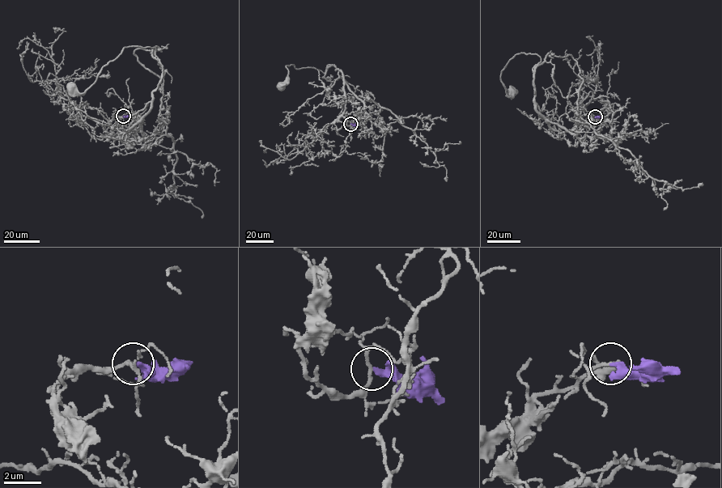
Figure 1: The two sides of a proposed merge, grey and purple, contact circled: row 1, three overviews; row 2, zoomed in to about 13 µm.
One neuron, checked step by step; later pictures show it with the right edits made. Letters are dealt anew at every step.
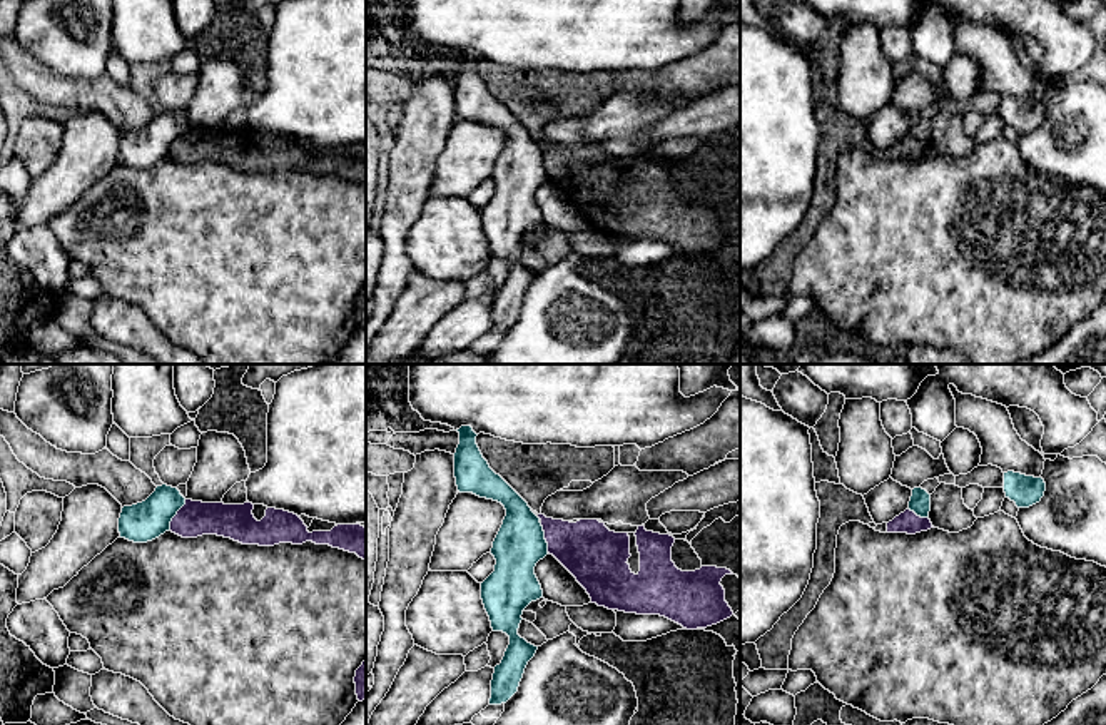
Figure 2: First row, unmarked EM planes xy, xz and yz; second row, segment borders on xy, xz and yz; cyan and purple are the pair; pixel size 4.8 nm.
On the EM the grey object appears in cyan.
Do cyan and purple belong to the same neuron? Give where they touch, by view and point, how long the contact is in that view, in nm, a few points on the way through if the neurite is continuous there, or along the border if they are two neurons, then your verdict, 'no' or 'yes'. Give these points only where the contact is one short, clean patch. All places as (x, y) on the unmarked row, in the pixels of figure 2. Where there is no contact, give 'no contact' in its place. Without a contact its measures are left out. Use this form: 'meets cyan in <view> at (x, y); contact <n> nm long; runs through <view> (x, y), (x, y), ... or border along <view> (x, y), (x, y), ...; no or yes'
meets cyan in xy at (176, 139); contact 170 nm long; border along xy (186, 126), (169, 154); no

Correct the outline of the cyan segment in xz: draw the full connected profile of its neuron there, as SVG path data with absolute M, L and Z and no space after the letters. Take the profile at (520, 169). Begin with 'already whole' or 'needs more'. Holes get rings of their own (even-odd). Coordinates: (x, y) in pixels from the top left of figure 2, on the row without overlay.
already whole | M461 52L454 79L454 104L459 119L498 127L506 142L493 167L495 197L481 209L481 226L493 257L510 262L510 271L491 306L490 331L506 329L520 312L528 287L538 272L518 261L523 236L543 224L535 192L548 180L540 144L528 129L483 84L476 58Z

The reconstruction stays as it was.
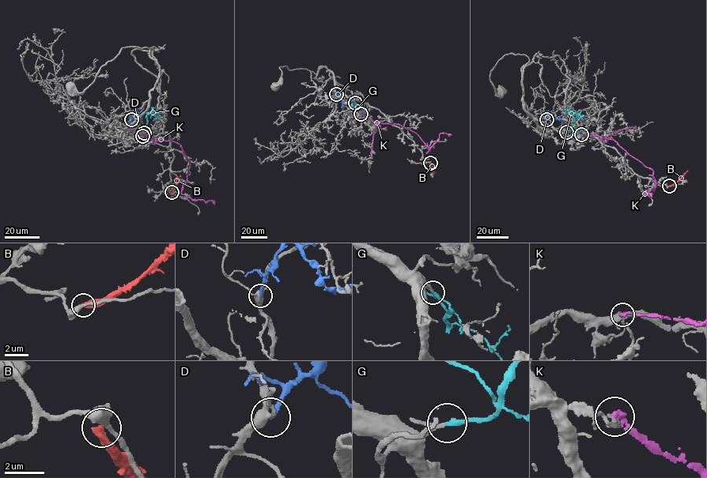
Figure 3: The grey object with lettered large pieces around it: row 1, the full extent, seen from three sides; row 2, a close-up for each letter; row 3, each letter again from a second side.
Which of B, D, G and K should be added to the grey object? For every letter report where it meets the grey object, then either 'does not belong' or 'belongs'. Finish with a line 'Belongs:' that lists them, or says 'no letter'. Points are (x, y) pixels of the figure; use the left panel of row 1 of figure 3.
B: meets grey at (172, 192); does not belong
D: meets grey at (131, 119); does not belong
G: meets grey at (144, 133); belongs
K: meets grey at (142, 136); does not belong
Belongs: G

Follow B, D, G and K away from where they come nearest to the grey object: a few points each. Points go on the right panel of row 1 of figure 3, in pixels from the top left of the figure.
B: (669, 186), (687, 171)
D: (546, 119), (550, 112), (565, 124)
G: (566, 132), (569, 131), (575, 124), (571, 113), (579, 114), (583, 120)
K: (581, 134), (614, 140), (627, 153), (652, 169), (655, 185), (649, 193), (643, 193), (652, 197)

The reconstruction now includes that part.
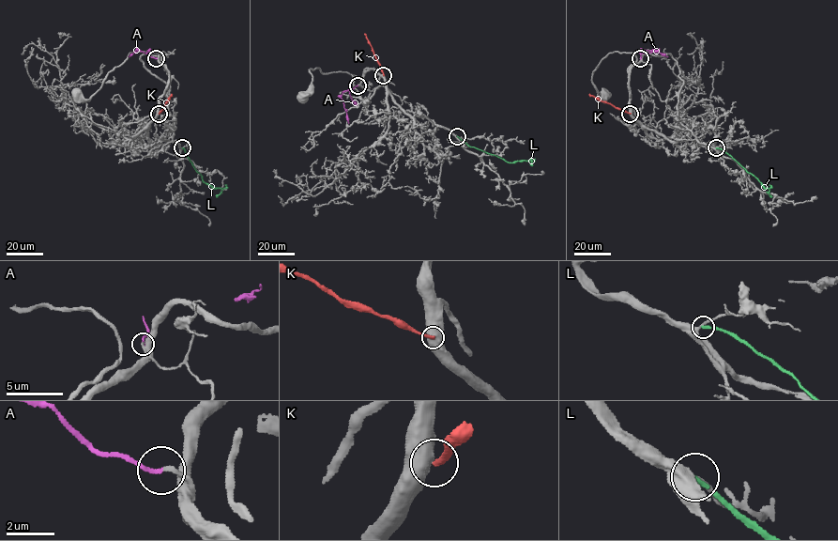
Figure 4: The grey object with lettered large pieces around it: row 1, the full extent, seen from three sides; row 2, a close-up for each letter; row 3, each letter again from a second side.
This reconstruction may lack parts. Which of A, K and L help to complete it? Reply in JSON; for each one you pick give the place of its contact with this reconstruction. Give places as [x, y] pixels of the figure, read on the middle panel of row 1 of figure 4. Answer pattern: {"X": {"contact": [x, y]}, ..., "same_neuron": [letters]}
{"A": {"contact": [358, 85]}, "same_neuron": ["A"]}

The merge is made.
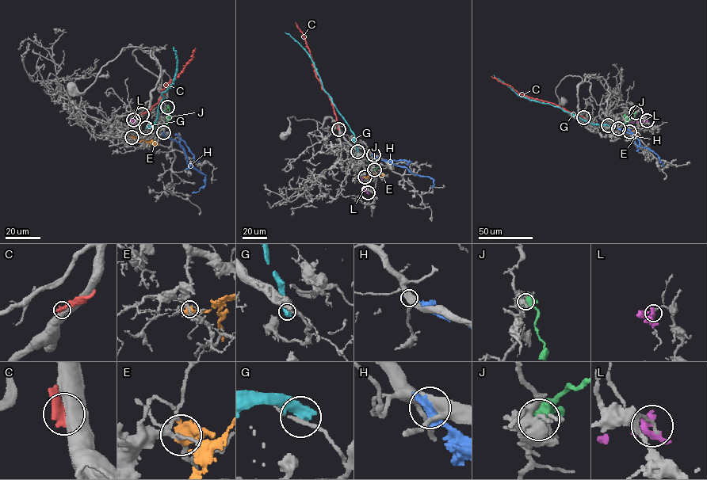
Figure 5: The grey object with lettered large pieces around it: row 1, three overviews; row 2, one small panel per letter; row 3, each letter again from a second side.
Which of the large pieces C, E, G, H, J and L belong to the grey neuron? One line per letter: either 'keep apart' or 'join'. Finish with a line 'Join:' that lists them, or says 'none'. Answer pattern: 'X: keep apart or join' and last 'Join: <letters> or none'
C: keep apart
E: keep apart
G: keep apart
H: keep apart
J: join
L: keep apart
Join: J

